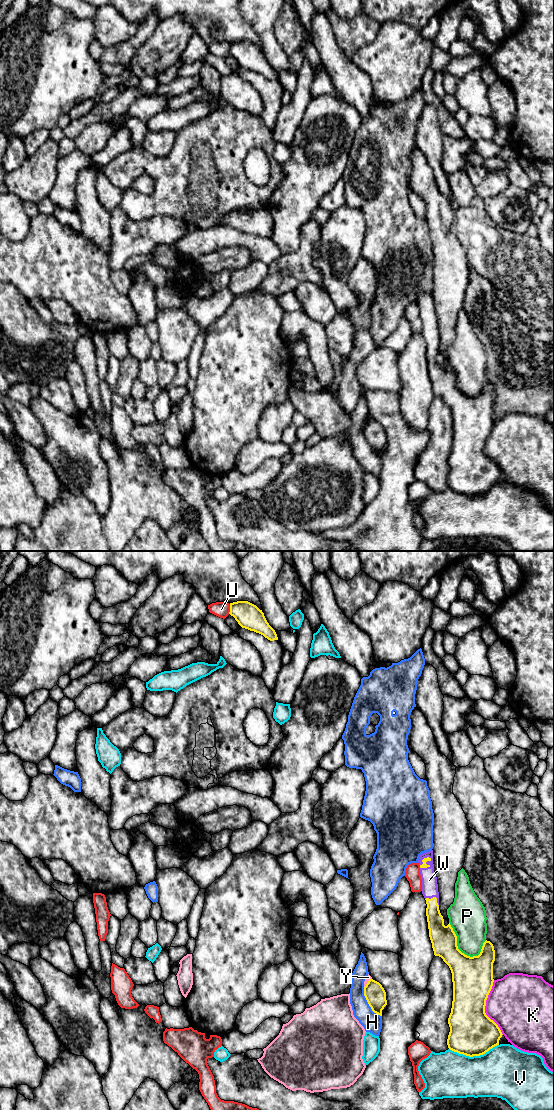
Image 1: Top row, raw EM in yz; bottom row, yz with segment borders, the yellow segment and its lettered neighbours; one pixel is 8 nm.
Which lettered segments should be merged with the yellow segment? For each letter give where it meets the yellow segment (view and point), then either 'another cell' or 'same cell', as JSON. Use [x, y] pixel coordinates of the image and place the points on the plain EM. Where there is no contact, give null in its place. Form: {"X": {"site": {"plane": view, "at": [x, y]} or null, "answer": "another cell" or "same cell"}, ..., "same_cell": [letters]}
{"H": {"site": {"plane": "yz", "at": [368, 443]}, "answer": "another cell"}, "K": {"site": {"plane": "yz", "at": [484, 447]}, "answer": "another cell"}, "P": {"site": {"plane": "yz", "at": [456, 385]}, "answer": "another cell"}, "U": {"site": {"plane": "yz", "at": [230, 49]}, "answer": "another cell"}, "V": {"site": {"plane": "yz", "at": [473, 495]}, "answer": "another cell"}, "W": {"site": {"plane": "yz", "at": [427, 305]}, "answer": "same cell"}, "Y": {"site": {"plane": "yz", "at": [367, 423]}, "answer": "another cell"}, "same_cell": ["W"]}

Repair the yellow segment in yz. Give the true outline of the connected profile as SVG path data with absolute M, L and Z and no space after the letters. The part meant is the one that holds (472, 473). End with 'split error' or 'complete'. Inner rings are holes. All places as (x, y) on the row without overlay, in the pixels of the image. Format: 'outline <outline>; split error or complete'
outline M433 290L420 295L420 315L422 334L426 340L426 356L429 377L435 396L439 396L449 406L452 413L453 441L448 458L450 472L447 479L448 488L469 497L480 496L499 485L502 472L498 465L485 453L486 440L493 426L493 403L495 401L494 386L490 381L483 383L478 396L467 396L457 386L457 376L450 363L445 366L439 350L439 332L437 317L434 312Z; split error

